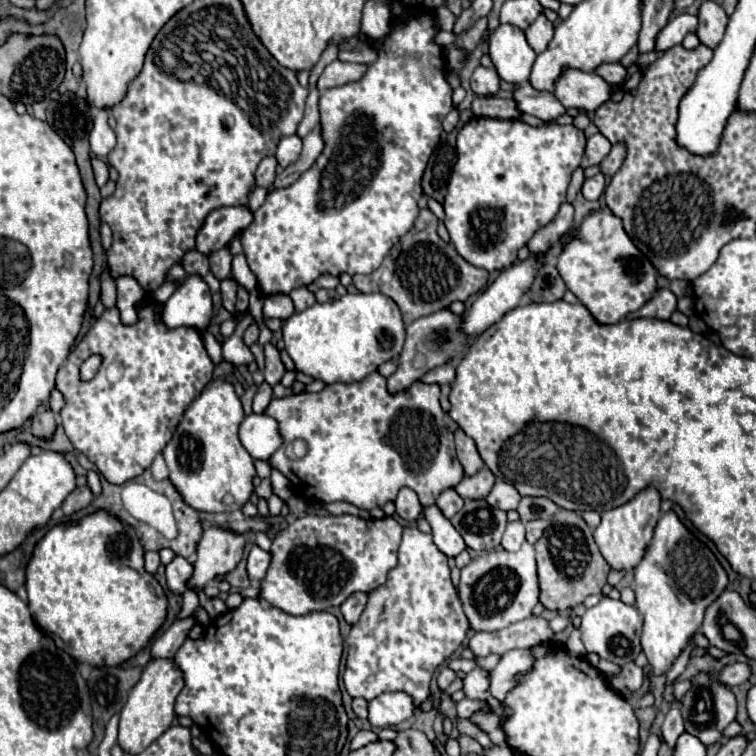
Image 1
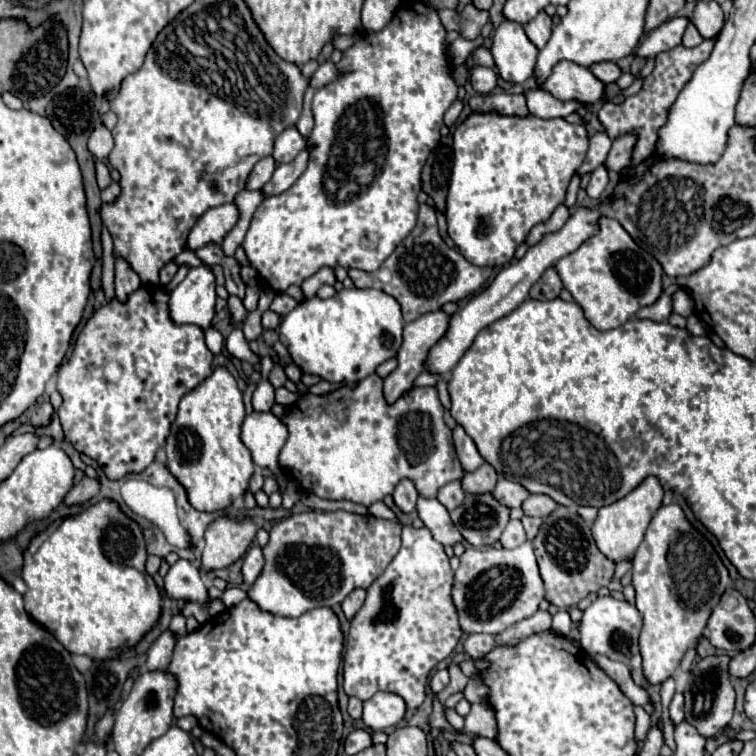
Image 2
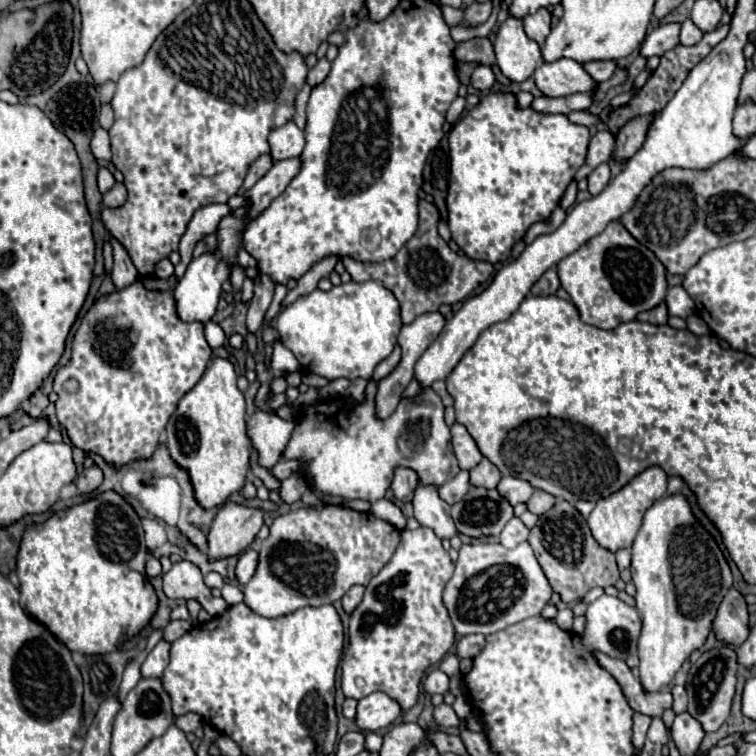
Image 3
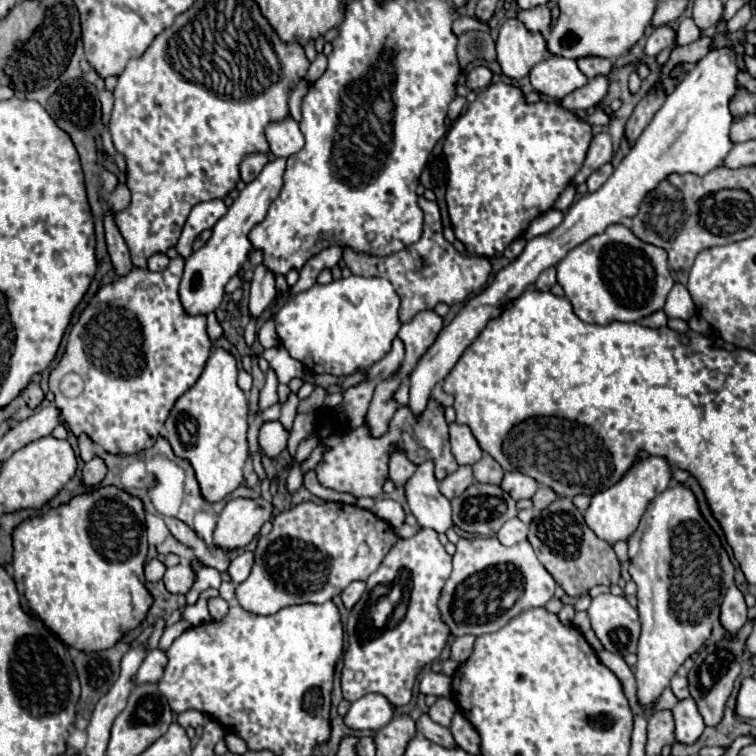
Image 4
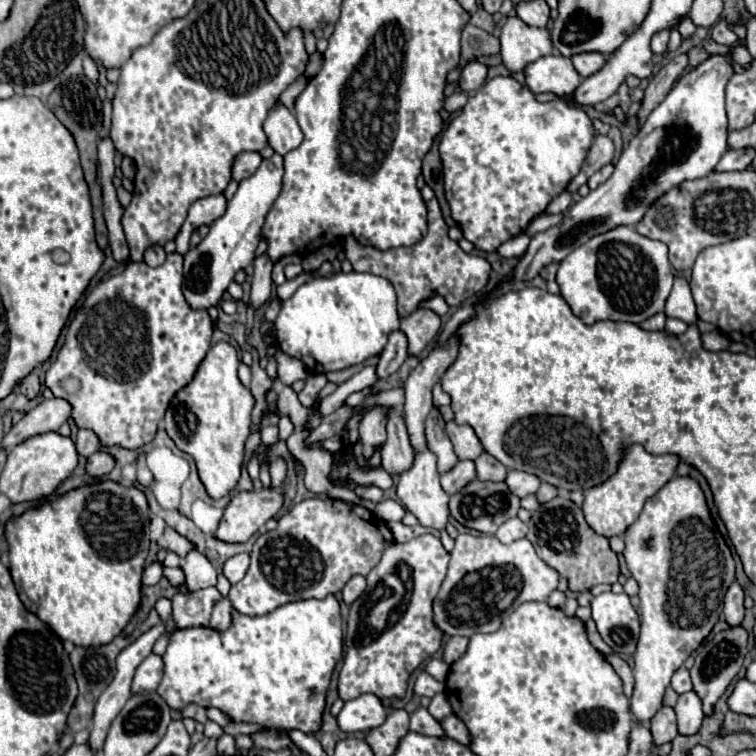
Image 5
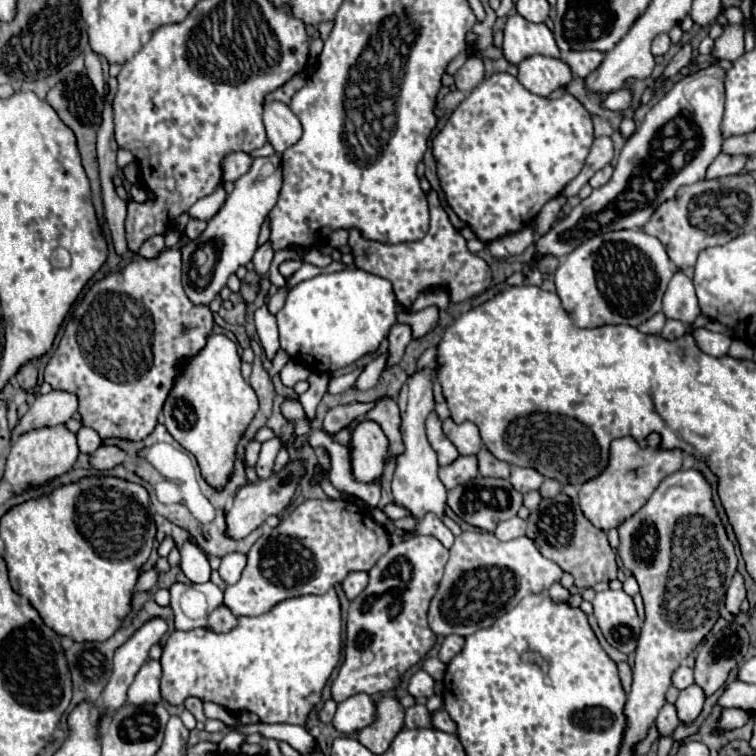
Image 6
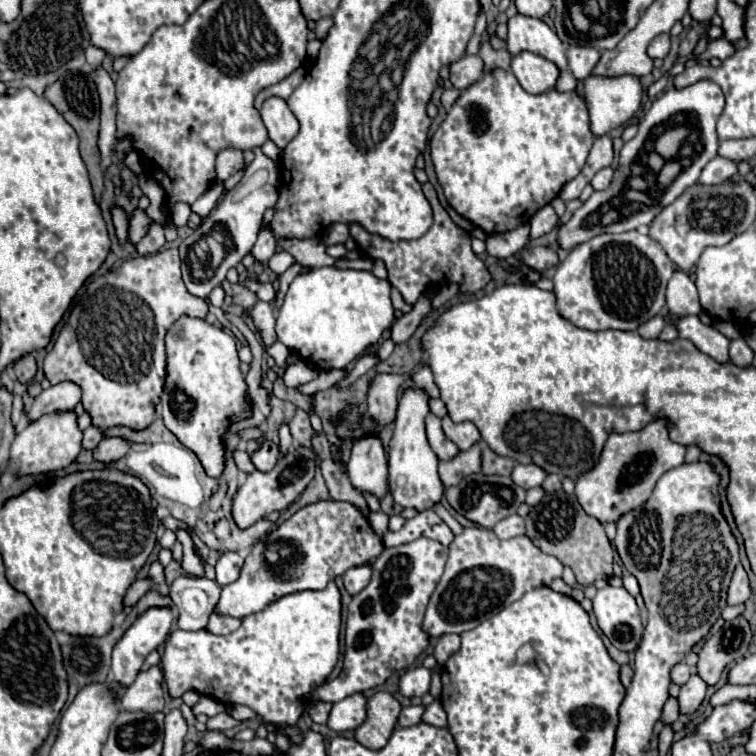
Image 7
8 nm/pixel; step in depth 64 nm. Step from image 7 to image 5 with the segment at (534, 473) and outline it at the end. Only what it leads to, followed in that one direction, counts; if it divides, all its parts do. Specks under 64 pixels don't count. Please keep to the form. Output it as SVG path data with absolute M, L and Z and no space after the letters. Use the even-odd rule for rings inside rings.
M510 470L506 484L512 488L512 492L516 492L516 496L524 498L528 494L534 494L540 486L540 478L530 474L530 472L522 472L522 470Z

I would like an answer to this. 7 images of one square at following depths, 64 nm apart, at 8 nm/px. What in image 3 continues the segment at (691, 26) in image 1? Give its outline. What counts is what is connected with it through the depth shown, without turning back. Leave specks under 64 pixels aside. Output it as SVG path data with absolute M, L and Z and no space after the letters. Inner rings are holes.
M658 24L642 42L640 54L650 58L650 56L662 56L664 52L672 50L678 46L678 34L680 34L680 24Z

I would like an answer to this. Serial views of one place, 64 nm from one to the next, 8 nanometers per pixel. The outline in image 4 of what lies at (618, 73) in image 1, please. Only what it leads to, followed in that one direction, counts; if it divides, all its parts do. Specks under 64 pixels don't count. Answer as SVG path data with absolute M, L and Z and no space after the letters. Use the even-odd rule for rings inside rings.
M586 56L586 58L578 58L576 60L580 72L586 76L586 78L592 78L592 76L600 76L604 72L610 72L612 70L612 62L608 58L600 58L600 56Z

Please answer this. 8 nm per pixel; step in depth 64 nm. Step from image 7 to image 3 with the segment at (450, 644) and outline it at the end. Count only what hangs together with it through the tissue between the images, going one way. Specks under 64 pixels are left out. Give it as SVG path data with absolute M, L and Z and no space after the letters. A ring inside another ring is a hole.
M468 634L468 636L462 636L458 640L456 656L460 660L472 658L472 656L476 656L476 652L480 652L480 648L484 648L484 636L480 636L480 634Z

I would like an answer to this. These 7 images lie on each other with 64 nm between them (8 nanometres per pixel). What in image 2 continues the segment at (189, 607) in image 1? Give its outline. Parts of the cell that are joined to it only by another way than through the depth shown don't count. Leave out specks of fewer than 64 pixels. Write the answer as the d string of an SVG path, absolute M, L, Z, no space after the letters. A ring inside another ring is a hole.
M176 614L174 618L172 618L172 622L170 622L170 628L168 628L174 636L178 636L178 638L182 638L184 634L186 634L186 618L182 616L182 614Z

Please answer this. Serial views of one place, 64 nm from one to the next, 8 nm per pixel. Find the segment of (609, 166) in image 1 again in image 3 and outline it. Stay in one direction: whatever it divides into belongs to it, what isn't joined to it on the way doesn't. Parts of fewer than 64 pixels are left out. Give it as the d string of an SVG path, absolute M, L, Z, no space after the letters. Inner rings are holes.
M654 114L634 116L620 128L620 132L616 136L616 150L614 150L614 156L618 162L624 164L624 160L628 160L628 156L632 156L632 152L636 152L636 148L640 148L640 144L644 142L644 132L648 130L648 122L652 118L654 118Z

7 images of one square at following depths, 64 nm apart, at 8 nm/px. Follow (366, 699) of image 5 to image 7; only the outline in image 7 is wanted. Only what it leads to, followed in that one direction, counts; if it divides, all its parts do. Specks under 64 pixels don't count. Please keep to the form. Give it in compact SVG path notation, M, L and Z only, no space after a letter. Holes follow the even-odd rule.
M350 694L344 700L334 702L326 726L334 732L350 732L356 728L356 724L364 720L364 700L362 694Z

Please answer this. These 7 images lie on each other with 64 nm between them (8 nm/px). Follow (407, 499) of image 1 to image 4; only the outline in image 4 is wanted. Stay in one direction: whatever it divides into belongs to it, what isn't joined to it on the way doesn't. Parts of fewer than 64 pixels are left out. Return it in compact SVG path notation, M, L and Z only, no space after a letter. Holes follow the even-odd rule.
M394 446L390 452L390 460L388 460L388 476L394 480L394 484L396 486L404 484L404 480L408 480L408 476L412 476L414 470L416 470L416 464L408 460L404 450Z

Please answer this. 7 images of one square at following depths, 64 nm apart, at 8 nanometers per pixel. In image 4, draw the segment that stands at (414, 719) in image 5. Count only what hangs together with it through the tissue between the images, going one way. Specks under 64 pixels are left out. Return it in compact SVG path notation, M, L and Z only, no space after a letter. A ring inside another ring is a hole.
M422 714L422 716L418 718L416 730L418 730L420 736L424 736L424 738L436 742L436 744L444 744L444 748L456 746L454 740L452 740L452 734L448 732L448 728L444 728L444 726L440 726L440 724L436 724L436 722L432 722L428 714Z

